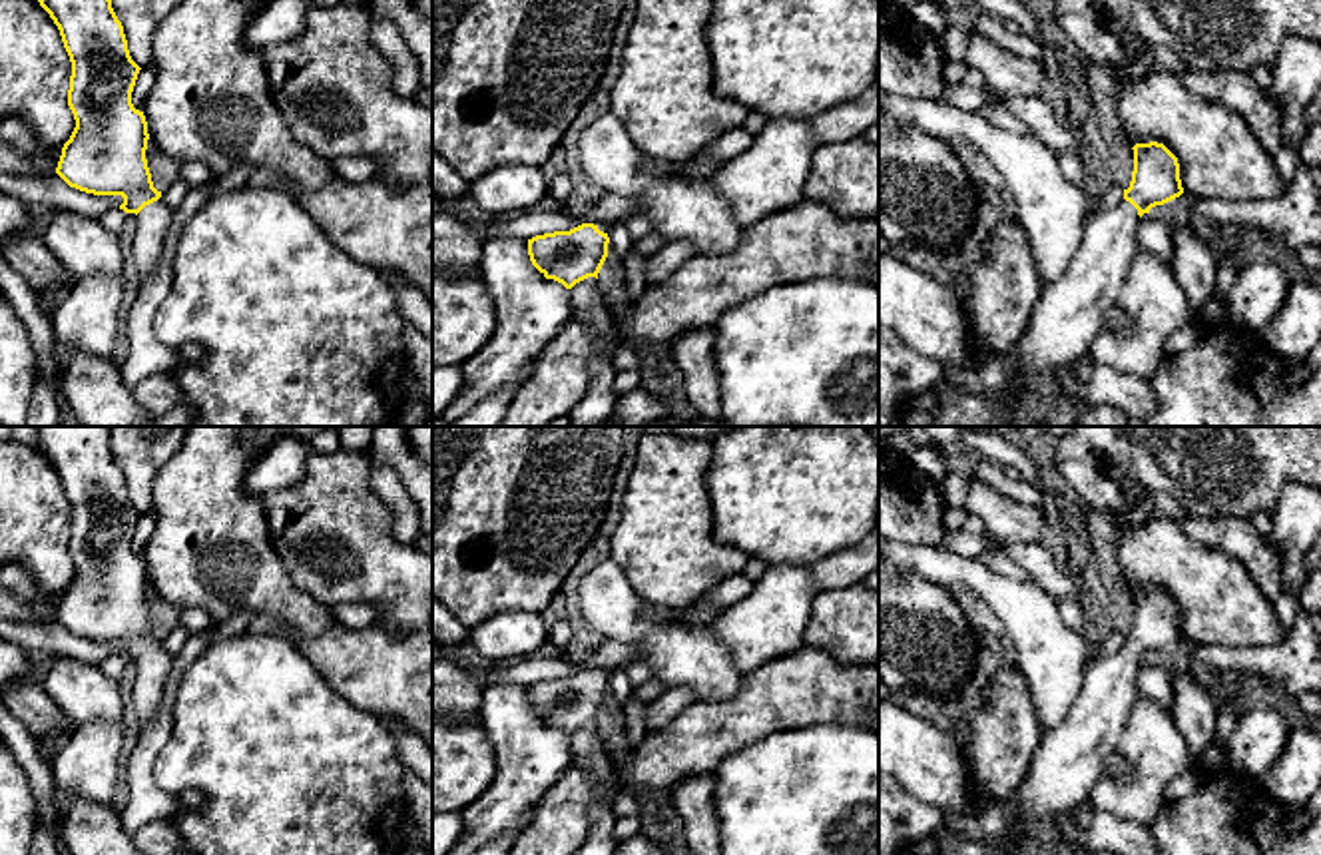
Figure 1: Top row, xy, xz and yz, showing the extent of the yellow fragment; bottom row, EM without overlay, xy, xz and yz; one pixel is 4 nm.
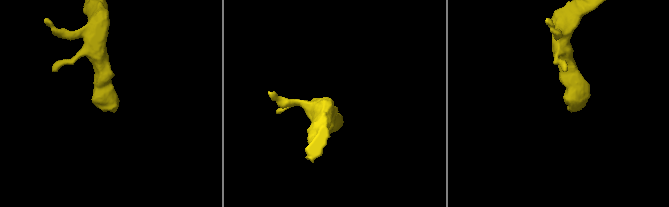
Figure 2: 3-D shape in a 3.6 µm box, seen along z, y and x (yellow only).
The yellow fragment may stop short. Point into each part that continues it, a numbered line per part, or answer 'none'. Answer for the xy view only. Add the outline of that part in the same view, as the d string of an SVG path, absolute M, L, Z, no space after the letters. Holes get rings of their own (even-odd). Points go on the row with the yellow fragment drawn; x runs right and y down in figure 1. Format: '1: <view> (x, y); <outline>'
1: xy (154, 222); M163 197L145 205L137 213L137 229L132 241L132 261L135 265L133 281L151 277L161 261L165 237L171 229L173 211Z

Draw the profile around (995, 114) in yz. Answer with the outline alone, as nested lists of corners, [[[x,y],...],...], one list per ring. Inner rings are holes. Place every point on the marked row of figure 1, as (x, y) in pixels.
[[[984,106],[976,114],[984,116],[990,124],[1016,136],[1028,136],[1030,130],[1002,106]]]

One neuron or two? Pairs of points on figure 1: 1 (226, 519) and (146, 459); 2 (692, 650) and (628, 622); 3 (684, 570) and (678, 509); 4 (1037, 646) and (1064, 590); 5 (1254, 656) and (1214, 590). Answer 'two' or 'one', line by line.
1: two
2: one
3: one
4: two
5: two

